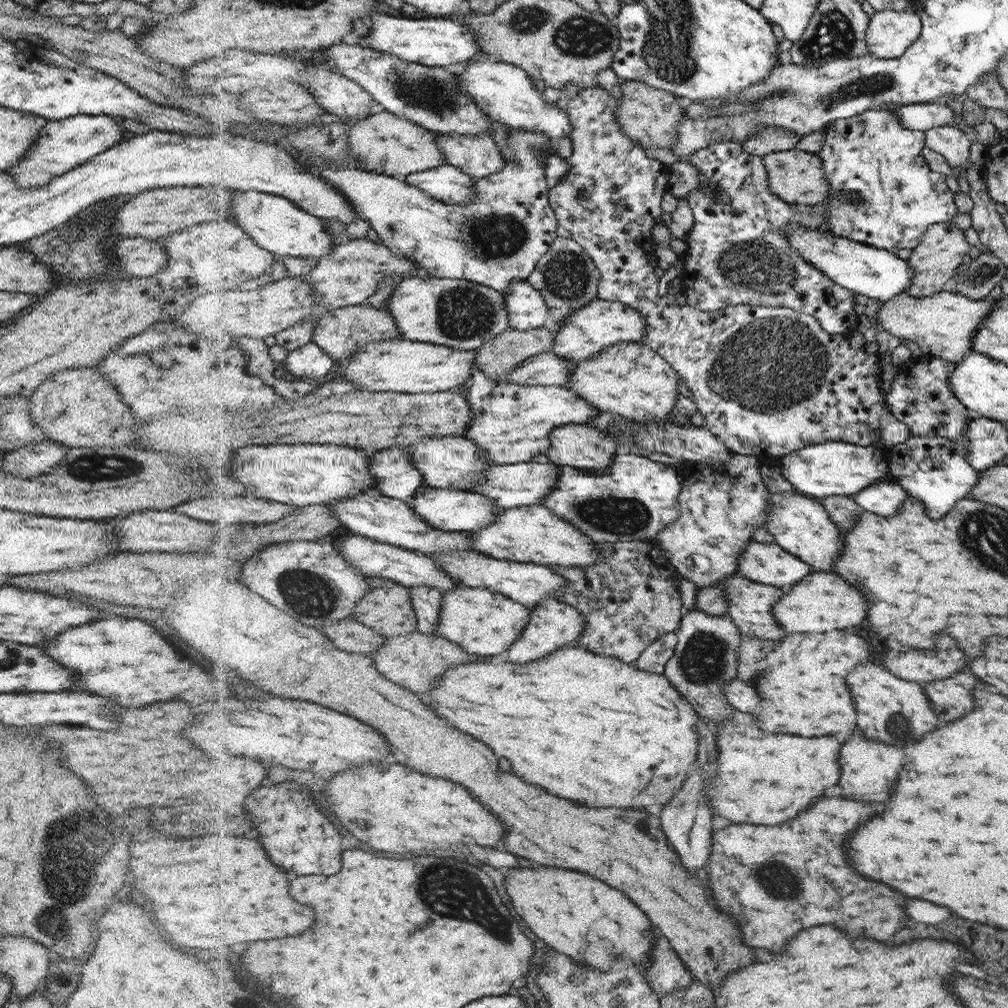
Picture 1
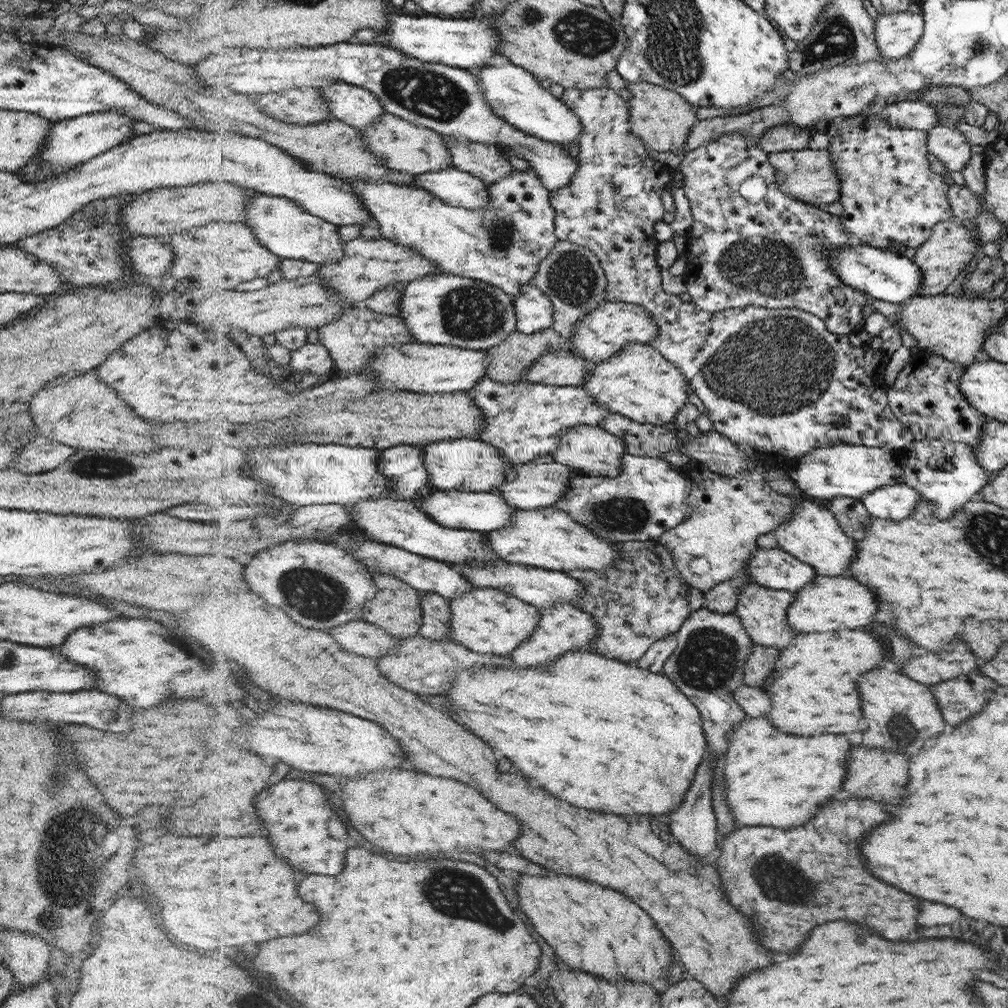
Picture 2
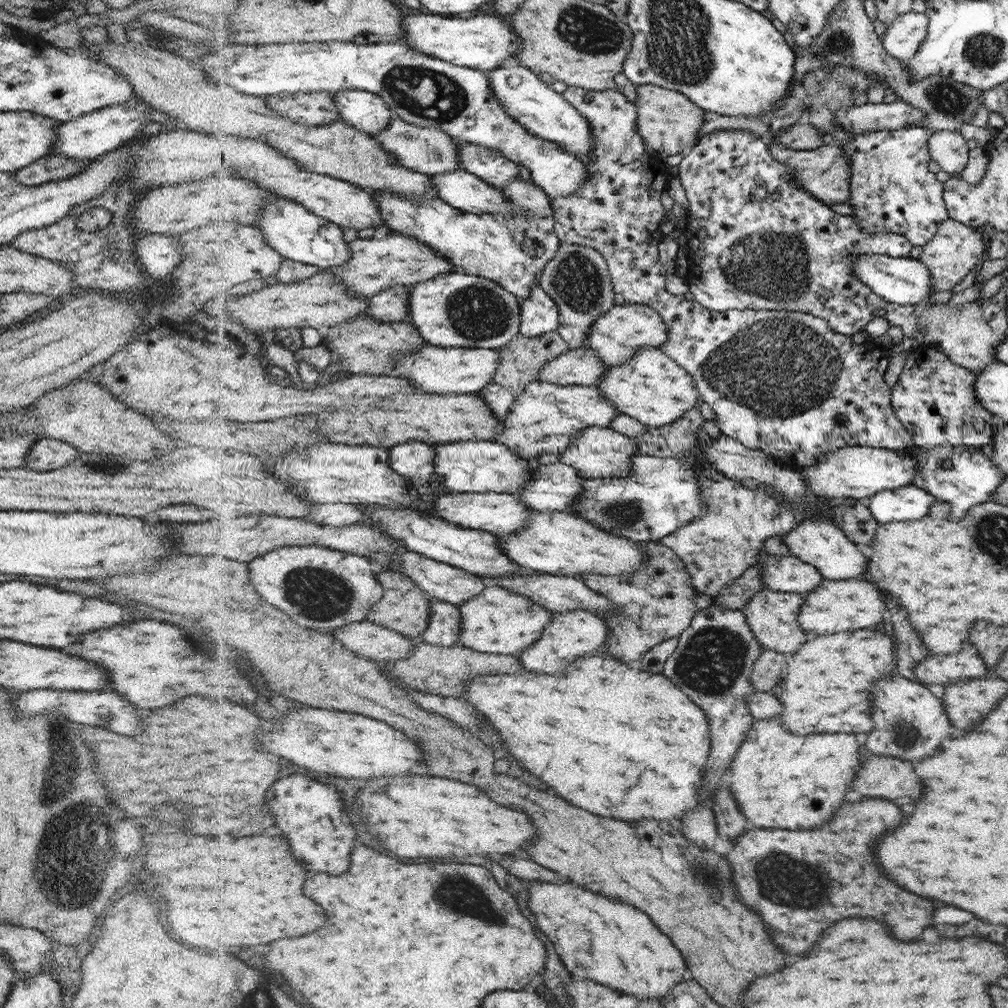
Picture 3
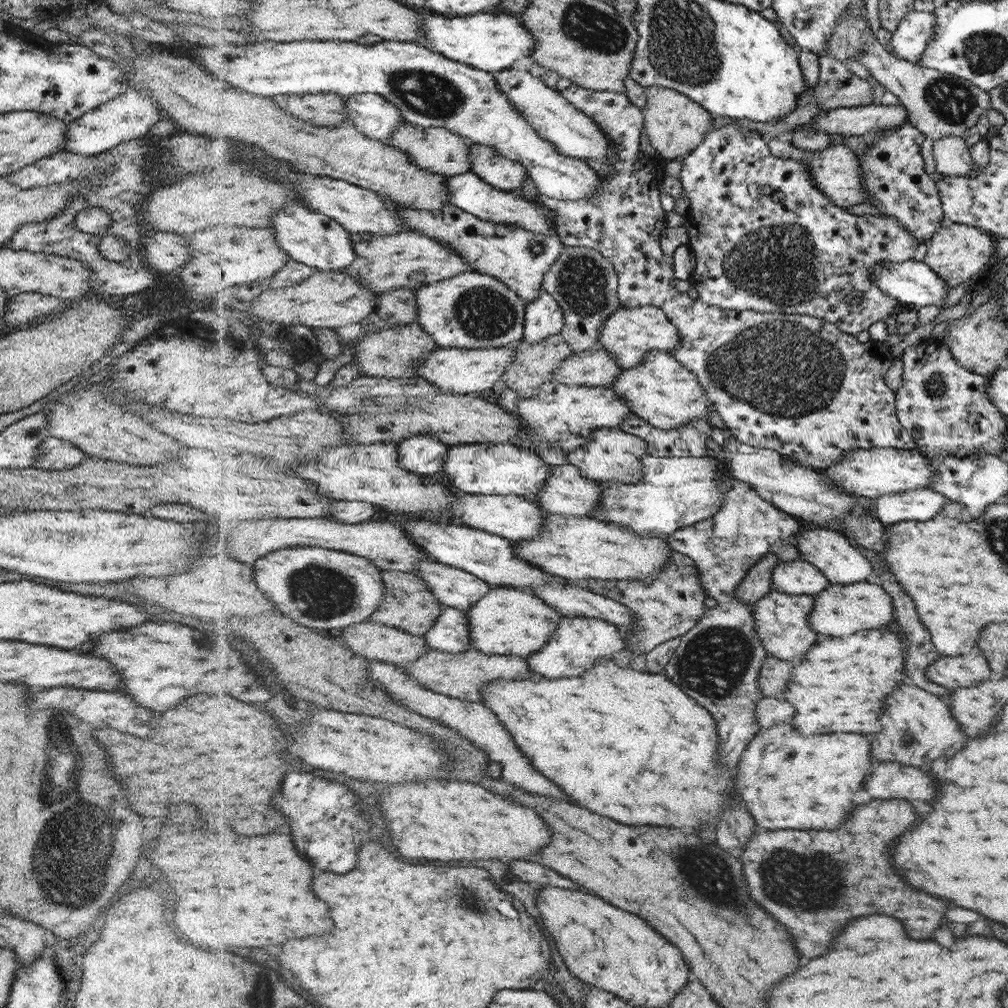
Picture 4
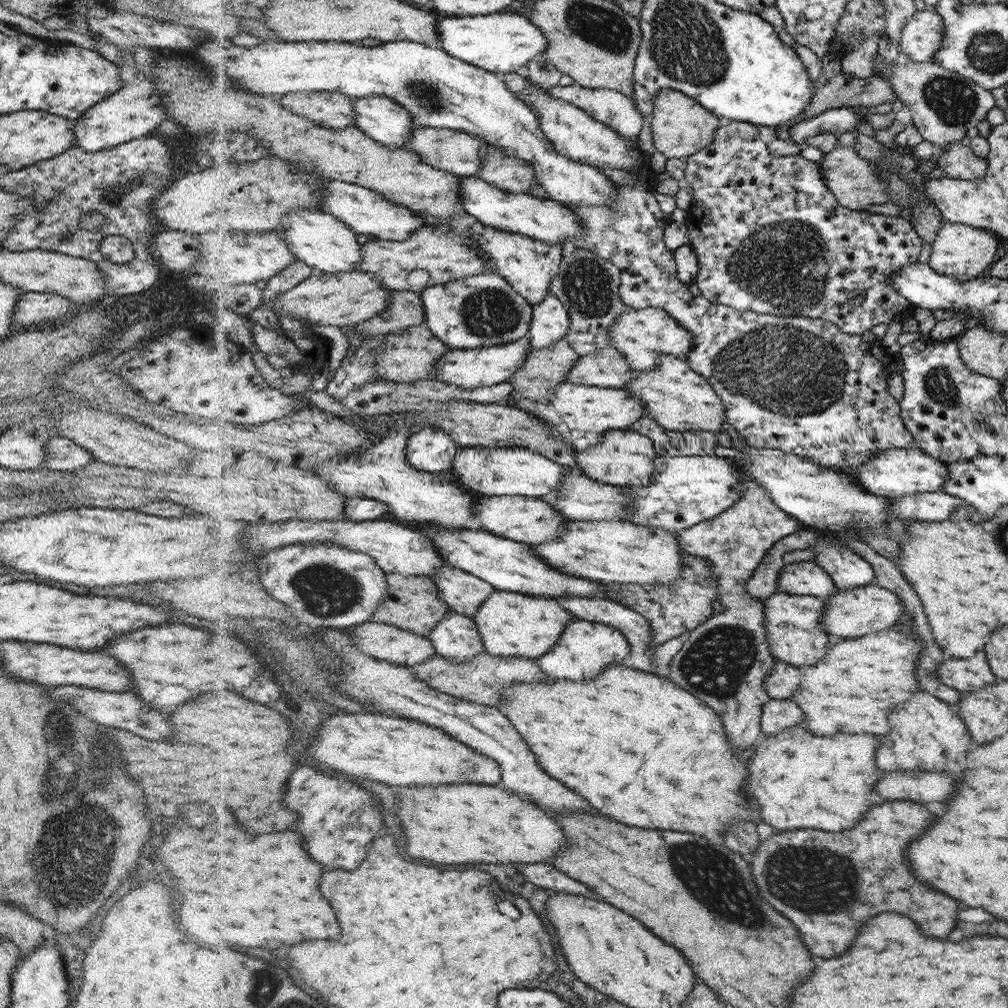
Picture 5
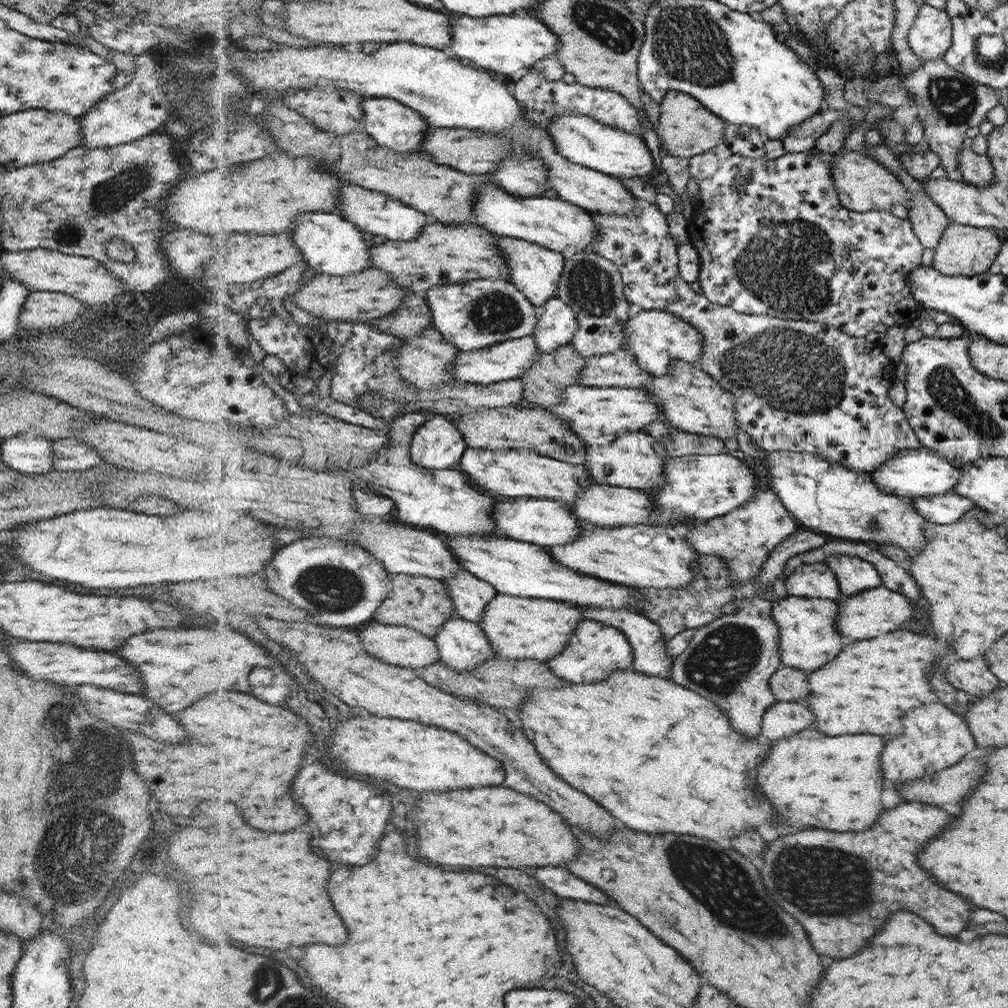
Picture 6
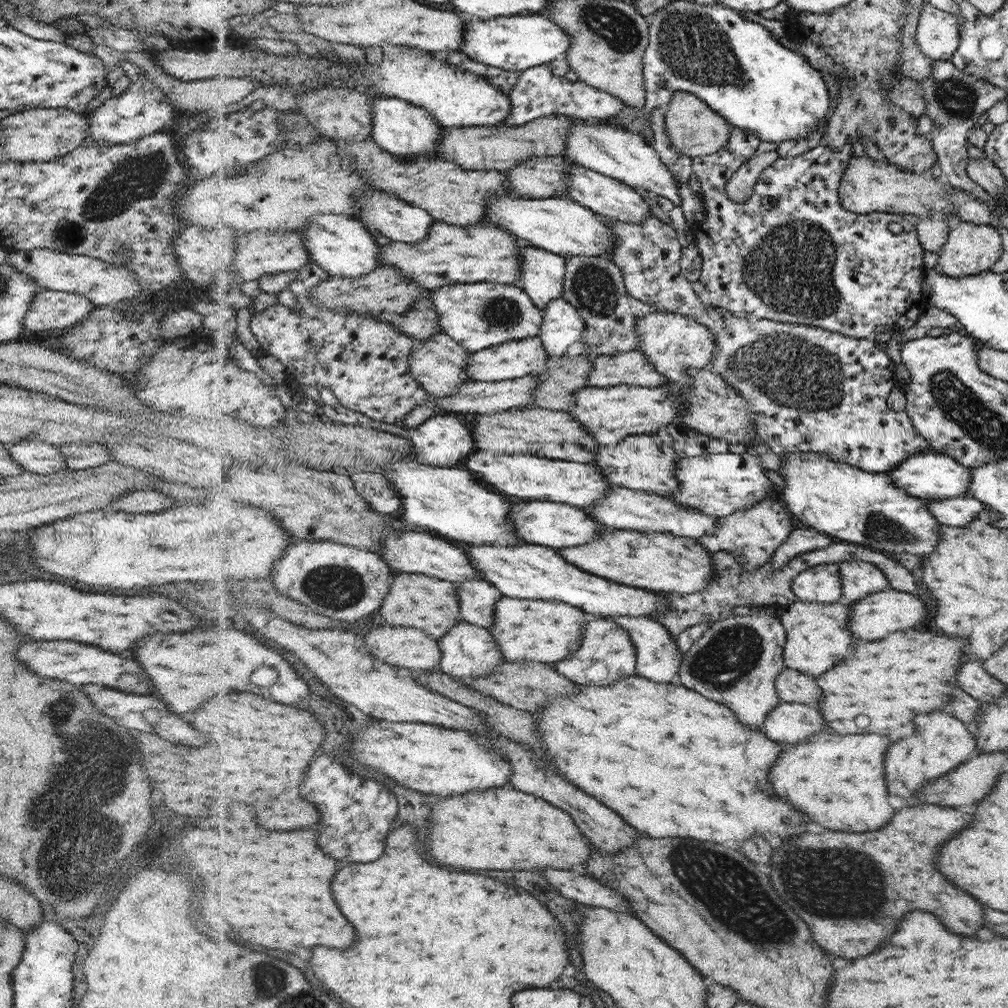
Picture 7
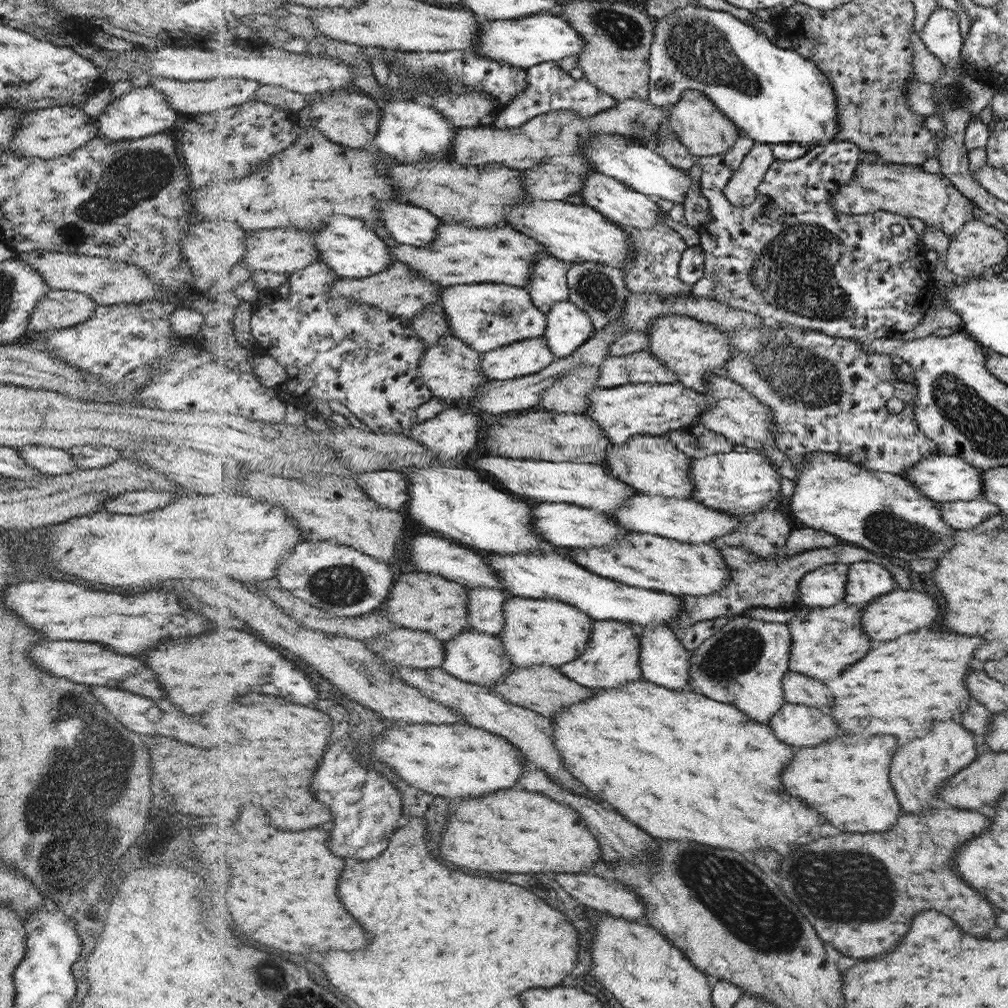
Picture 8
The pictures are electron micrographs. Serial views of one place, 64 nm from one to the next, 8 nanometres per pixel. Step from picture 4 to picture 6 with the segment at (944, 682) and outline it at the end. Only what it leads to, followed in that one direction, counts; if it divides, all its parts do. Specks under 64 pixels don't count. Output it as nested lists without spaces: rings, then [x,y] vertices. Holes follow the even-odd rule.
[[[985,655],[950,664],[946,678],[952,686],[973,695],[974,698],[986,696],[1002,685],[1002,682],[990,672]]]

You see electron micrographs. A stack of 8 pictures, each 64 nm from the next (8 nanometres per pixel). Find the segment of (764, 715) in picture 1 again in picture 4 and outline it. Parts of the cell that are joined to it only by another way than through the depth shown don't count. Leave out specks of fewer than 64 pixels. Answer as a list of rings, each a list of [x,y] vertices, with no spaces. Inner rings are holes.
[[[887,628],[864,630],[840,637],[821,637],[811,648],[812,658],[800,662],[800,682],[792,682],[784,698],[796,708],[792,726],[800,734],[876,734],[884,700],[896,684],[902,684],[906,641]]]

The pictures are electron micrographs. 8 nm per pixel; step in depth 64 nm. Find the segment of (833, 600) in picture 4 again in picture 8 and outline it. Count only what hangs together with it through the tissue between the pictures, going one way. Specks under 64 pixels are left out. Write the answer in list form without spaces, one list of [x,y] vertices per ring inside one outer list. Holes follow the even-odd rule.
[[[900,588],[875,598],[871,604],[862,608],[862,610],[863,631],[874,641],[894,640],[900,638],[903,634],[918,630],[922,626],[932,626],[932,624],[938,622],[938,616],[942,612],[936,598],[932,598],[930,594],[916,592],[914,589],[904,590]]]

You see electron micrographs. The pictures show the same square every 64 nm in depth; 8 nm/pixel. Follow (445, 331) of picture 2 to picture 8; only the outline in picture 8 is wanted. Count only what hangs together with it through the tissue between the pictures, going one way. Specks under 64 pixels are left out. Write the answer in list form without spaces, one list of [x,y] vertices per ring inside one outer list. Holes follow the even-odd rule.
[[[508,283],[458,284],[445,287],[440,304],[448,313],[454,335],[480,353],[542,337],[547,332],[547,315],[536,306],[530,291],[524,287]]]

